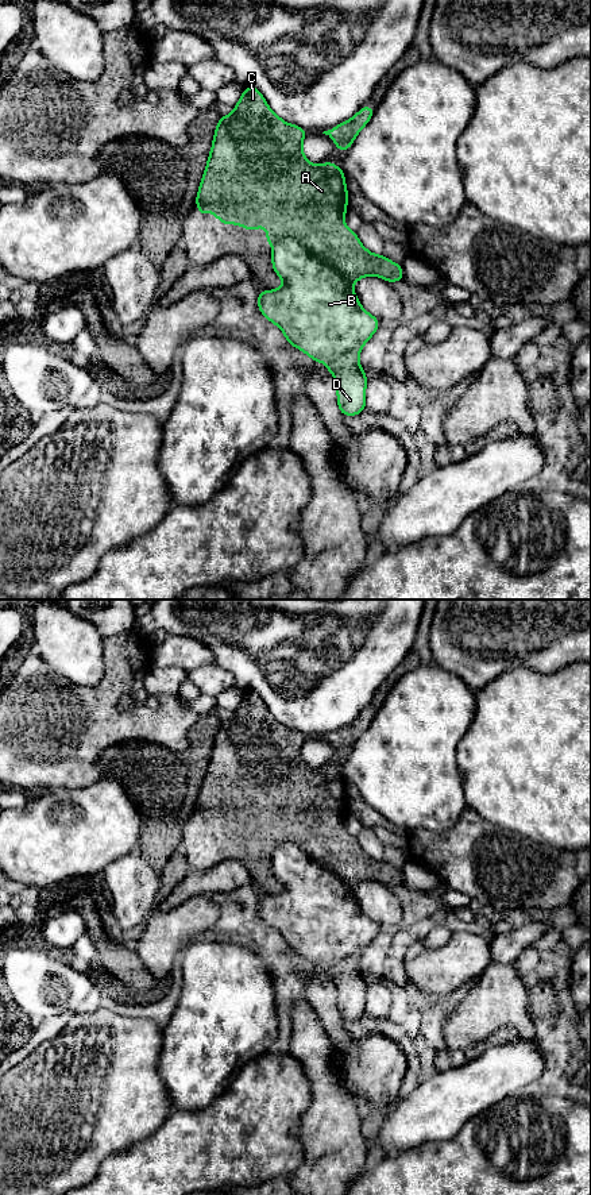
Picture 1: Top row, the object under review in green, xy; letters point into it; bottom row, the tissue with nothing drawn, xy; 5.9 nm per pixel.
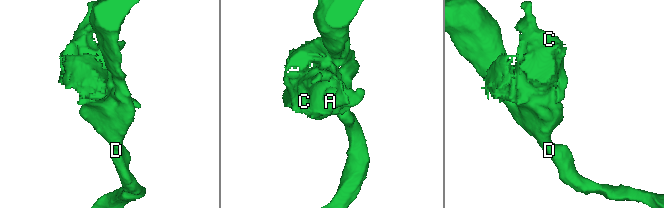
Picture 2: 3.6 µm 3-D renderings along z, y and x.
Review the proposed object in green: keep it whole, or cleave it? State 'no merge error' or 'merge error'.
merge error

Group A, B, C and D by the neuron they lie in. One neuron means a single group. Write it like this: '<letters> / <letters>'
A C / B D

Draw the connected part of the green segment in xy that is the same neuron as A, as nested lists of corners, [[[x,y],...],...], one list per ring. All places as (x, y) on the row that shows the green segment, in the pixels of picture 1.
[[[246,86],[233,112],[220,117],[215,130],[212,150],[196,198],[200,217],[205,217],[205,211],[209,209],[223,224],[239,224],[244,230],[258,230],[263,225],[269,231],[264,239],[271,246],[281,238],[293,238],[312,255],[341,273],[351,284],[366,275],[376,275],[387,282],[402,281],[401,265],[385,255],[370,253],[358,235],[345,225],[344,215],[349,194],[344,173],[333,162],[310,163],[302,153],[305,135],[306,131],[302,127],[289,124],[277,116],[255,86]]]

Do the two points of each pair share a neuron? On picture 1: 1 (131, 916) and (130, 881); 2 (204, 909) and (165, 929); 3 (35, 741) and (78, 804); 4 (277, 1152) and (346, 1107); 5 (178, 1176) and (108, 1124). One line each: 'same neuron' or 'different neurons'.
1: same neuron
2: same neuron
3: different neurons
4: different neurons
5: different neurons

